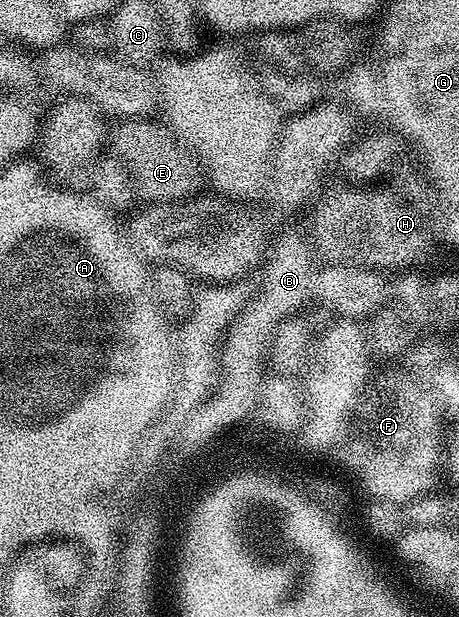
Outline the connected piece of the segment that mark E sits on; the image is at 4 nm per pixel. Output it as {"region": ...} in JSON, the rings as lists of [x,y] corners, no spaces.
{"region":[[[125,118],[116,123],[116,132],[113,130],[110,135],[111,150],[120,158],[122,165],[130,169],[130,177],[134,177],[137,192],[143,198],[145,195],[148,198],[145,200],[152,203],[181,203],[183,199],[201,194],[203,187],[200,186],[205,186],[206,176],[203,167],[200,166],[200,158],[172,132],[171,127],[163,122],[152,122],[154,121],[151,118]]]}

